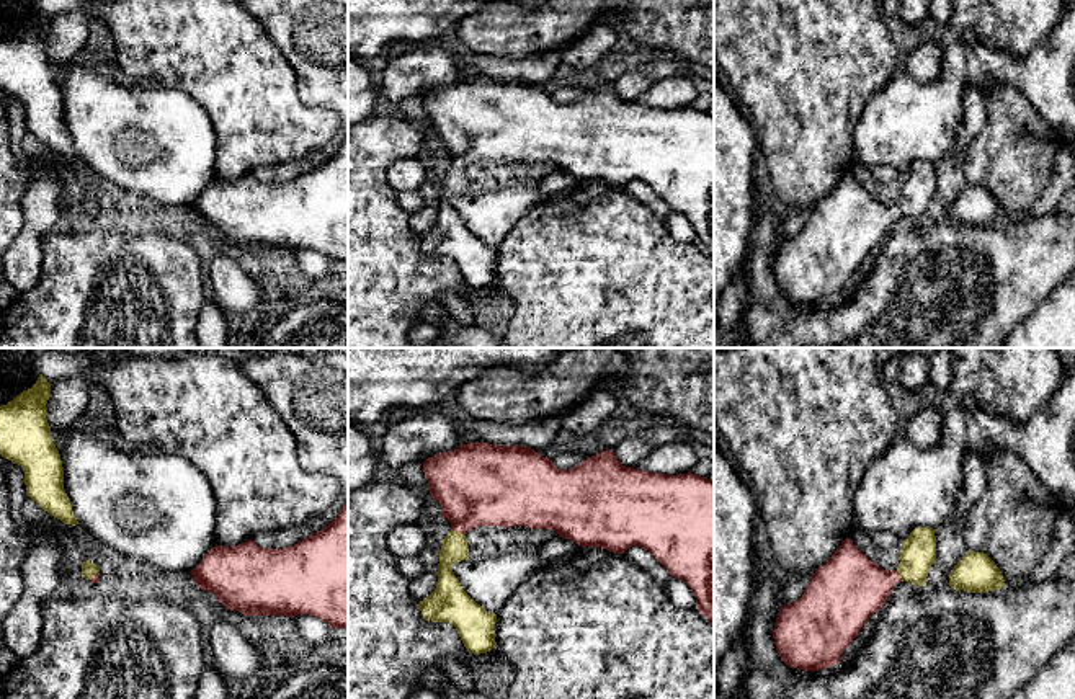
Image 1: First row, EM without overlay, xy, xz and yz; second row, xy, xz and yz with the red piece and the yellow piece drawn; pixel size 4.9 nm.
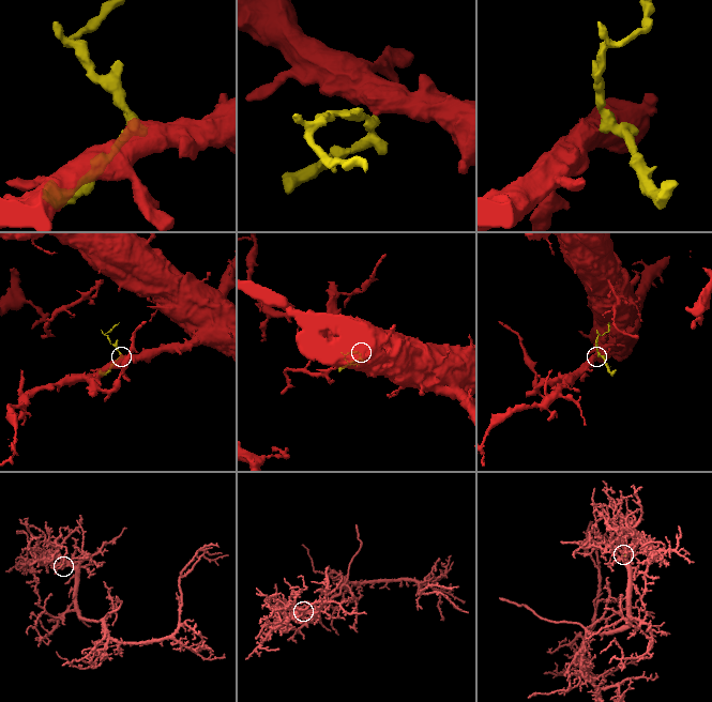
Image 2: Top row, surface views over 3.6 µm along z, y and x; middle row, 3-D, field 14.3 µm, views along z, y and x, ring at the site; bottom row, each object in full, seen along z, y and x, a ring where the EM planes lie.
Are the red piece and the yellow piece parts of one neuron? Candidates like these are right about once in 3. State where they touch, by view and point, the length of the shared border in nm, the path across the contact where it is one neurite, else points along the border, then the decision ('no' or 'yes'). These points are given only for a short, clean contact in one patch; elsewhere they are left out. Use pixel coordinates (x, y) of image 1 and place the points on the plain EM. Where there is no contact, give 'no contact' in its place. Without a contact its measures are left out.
contact xz (458, 165); length 80 nm; way xz (476, 118), (458, 165), (454, 182); yes

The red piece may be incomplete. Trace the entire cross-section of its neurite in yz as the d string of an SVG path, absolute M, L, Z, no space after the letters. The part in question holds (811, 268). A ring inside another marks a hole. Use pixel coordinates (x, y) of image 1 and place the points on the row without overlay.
M915 162L902 176L900 198L885 206L871 196L850 171L810 211L802 230L784 238L776 252L773 273L781 294L797 304L819 305L840 297L845 283L861 266L868 253L884 242L885 234L900 216L926 220L926 211L936 193L933 162Z

